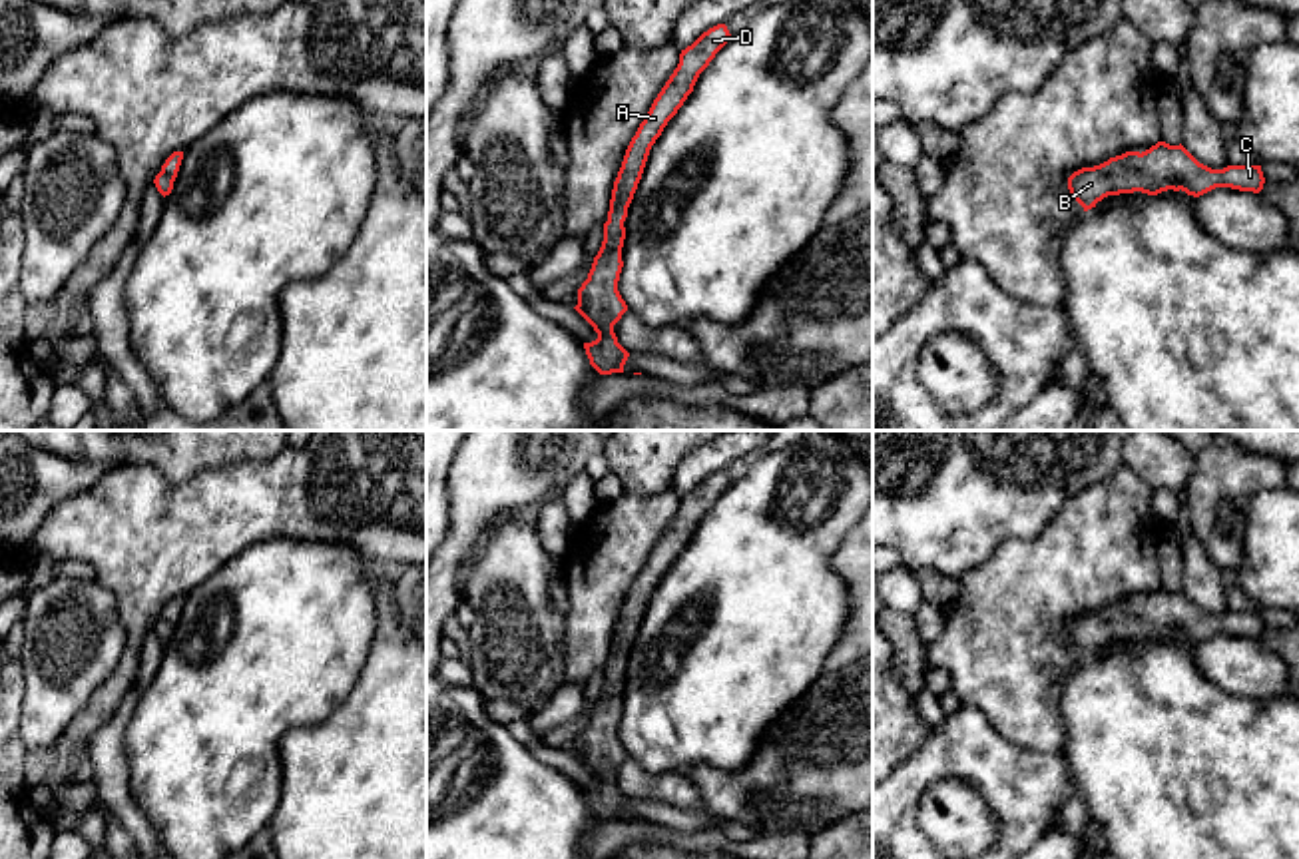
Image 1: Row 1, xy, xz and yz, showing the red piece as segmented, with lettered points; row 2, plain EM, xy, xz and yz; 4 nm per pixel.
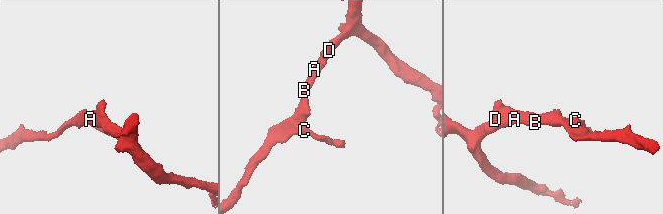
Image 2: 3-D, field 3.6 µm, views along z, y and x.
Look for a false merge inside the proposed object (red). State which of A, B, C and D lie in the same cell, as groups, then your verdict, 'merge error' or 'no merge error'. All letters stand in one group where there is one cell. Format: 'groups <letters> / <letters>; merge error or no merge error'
groups A B C D; no merge error

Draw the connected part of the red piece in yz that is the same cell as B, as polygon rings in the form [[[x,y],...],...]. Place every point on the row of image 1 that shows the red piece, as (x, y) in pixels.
[[[1158,142],[1146,151],[1126,151],[1108,161],[1082,167],[1068,177],[1072,197],[1084,211],[1096,207],[1108,195],[1142,191],[1185,191],[1199,197],[1215,187],[1259,193],[1265,177],[1261,165],[1227,165],[1211,169],[1199,163],[1181,143]]]

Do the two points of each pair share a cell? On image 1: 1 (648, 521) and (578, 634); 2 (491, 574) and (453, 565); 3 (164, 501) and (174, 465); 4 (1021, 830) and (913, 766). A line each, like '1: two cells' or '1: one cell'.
1: one cell
2: two cells
3: two cells
4: one cell

